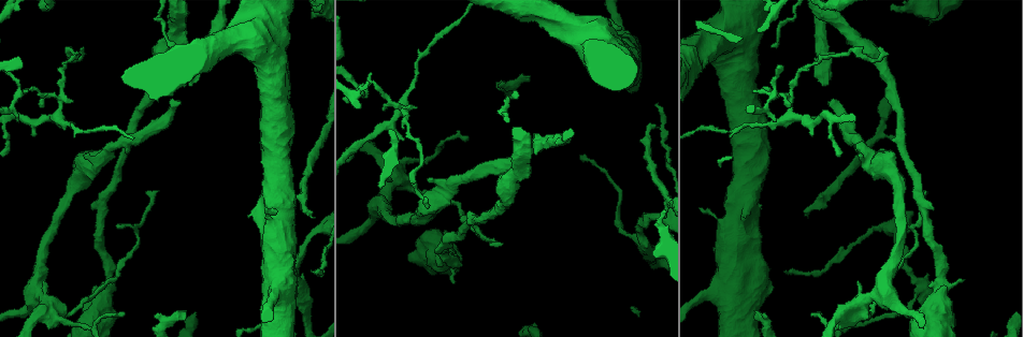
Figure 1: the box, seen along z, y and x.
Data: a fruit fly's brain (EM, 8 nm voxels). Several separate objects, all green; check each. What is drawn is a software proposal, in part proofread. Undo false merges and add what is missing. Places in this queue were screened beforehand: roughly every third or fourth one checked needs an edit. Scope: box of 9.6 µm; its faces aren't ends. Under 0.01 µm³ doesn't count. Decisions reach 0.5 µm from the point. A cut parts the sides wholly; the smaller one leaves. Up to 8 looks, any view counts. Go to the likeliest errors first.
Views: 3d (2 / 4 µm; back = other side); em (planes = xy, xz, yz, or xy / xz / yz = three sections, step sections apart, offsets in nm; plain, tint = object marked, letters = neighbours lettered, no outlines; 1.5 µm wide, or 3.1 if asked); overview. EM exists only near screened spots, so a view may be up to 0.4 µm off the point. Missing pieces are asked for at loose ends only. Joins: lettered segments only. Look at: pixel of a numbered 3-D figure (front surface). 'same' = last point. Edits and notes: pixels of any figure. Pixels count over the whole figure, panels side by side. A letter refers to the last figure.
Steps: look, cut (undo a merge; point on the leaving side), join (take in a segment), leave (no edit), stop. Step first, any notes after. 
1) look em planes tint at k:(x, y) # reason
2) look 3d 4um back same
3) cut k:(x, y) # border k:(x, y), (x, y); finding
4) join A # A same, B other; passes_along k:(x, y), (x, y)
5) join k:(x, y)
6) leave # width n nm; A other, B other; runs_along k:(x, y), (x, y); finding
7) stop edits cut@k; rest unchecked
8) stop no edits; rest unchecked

look 3d 4um at 1:(654, 105) # end of a long branch

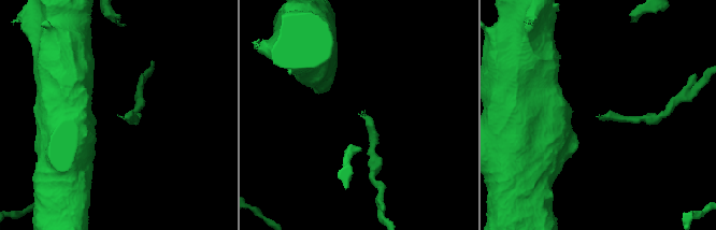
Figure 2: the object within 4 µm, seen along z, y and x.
look em planes letters at 2:(600, 119)

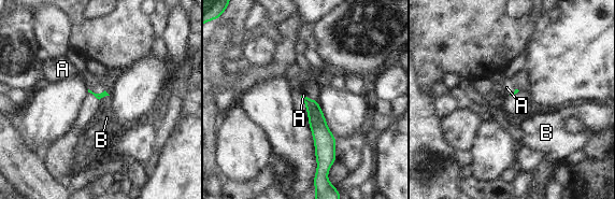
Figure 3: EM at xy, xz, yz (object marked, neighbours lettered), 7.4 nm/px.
join A # longest_contact A 130 nm; A same, B other; the cell continues

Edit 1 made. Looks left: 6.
look em yz step 4 letters at 1:(20, 93) # branch point

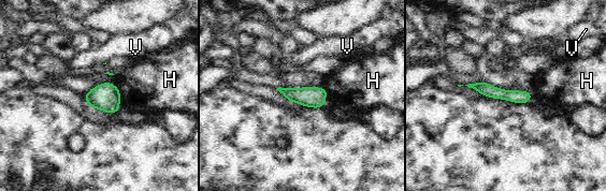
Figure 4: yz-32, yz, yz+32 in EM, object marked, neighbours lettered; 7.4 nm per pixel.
look em planes letters same # cut it another way

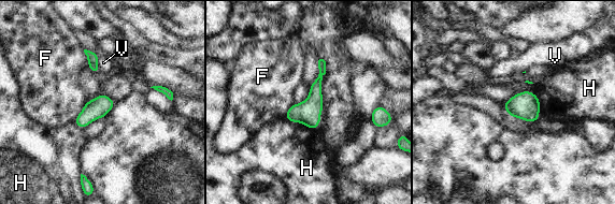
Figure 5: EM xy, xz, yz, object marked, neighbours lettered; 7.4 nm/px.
leave # width 150 nm; F other, H other, V other; runs_along 5:(322, 62), (312, 126); continuous, no second cell

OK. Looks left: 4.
look overview # redraw

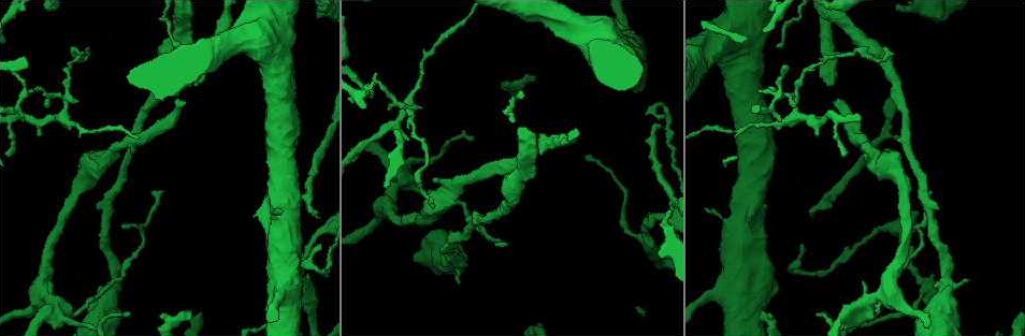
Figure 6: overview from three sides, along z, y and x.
look em yz step 8 tint at 6:(879, 312) # thick turns thin

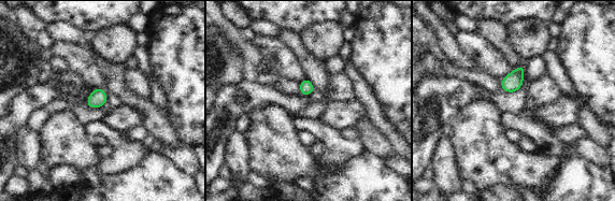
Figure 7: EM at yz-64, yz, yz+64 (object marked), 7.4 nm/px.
look em planes letters same

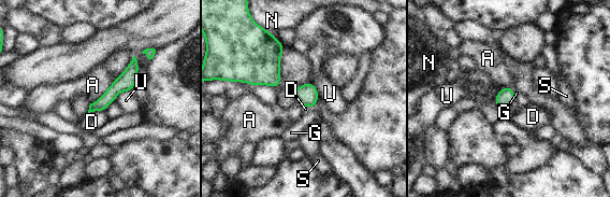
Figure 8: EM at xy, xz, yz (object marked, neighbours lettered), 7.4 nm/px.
leave # A other, D other, G other, N other, S other, U other; runs_along 8:(134, 62), (129, 75), (91, 109); all the same cell

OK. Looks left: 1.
stop edits join@3; rest unchecked

